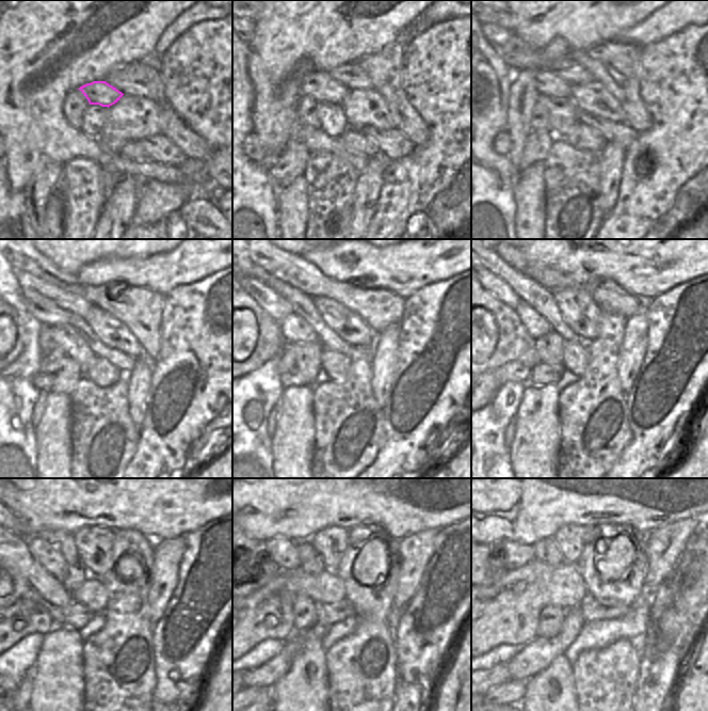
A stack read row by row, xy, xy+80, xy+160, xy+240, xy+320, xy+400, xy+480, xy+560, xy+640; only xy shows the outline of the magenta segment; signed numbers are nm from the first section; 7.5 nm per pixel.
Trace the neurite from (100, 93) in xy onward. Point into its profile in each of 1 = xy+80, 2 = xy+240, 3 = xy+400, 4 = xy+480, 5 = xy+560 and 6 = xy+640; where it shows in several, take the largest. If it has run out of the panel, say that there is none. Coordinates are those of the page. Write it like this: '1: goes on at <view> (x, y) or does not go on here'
1: goes on at xy+80 (321, 87)
2: goes on at xy+240 (51, 315)
3: goes on at xy+400 (493, 284)
4: goes on at xy+480 (15, 525)
5: does not go on here
6: does not go on here

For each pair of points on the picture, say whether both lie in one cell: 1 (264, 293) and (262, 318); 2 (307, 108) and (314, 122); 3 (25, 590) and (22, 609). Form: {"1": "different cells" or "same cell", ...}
{"1": "different cells", "2": "same cell", "3": "different cells"}

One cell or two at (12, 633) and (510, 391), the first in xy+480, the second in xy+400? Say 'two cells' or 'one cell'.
two cells

